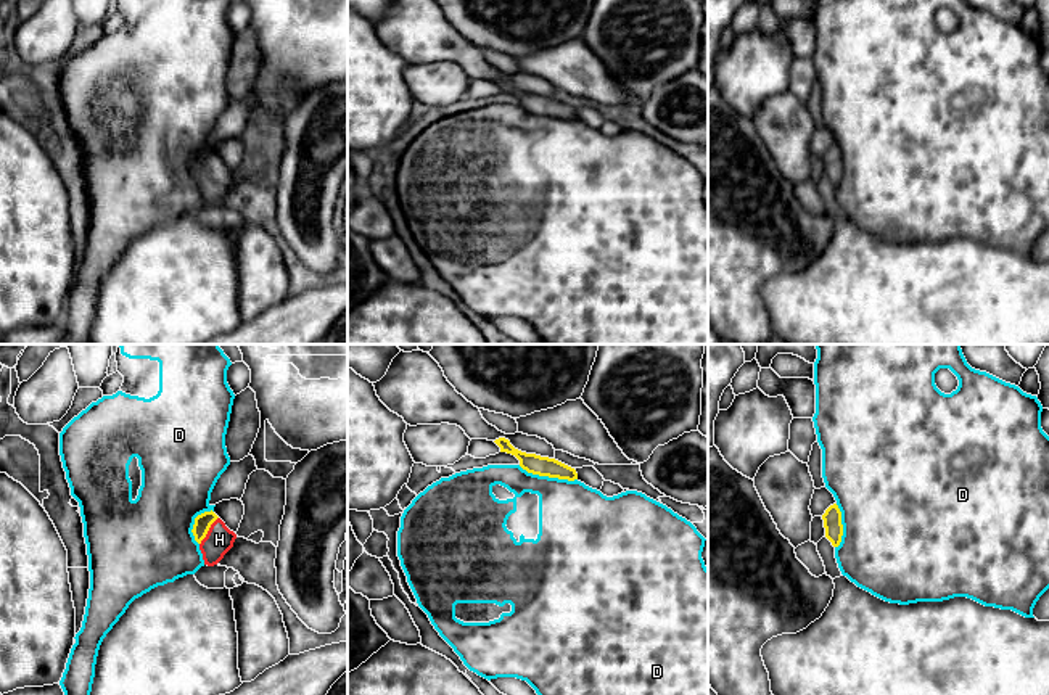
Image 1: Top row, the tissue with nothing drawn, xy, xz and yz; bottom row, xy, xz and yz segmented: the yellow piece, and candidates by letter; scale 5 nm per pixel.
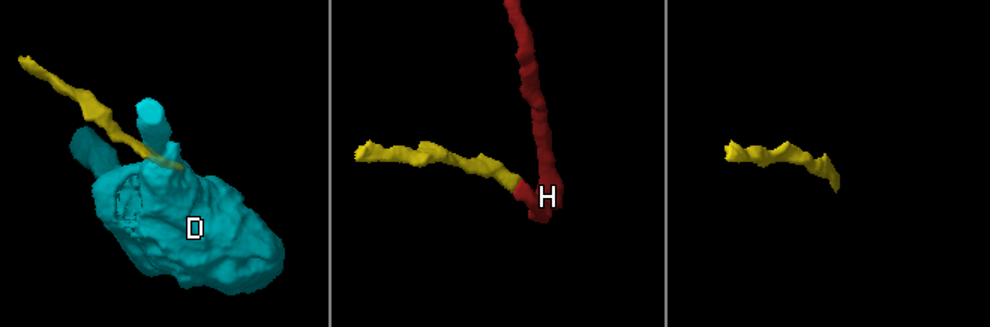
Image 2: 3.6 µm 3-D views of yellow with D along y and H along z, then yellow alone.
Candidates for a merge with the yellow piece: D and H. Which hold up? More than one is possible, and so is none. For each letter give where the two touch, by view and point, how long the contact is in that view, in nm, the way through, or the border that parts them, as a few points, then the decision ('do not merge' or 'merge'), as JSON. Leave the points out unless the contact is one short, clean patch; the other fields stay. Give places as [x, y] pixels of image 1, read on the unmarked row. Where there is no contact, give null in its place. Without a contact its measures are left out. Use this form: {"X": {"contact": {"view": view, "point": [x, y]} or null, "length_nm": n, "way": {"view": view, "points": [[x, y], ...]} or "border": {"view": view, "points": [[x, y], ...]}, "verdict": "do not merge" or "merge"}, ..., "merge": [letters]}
{"D": {"contact": {"view": "xz", "point": [547, 115]}, "length_nm": 300, "border": {"view": "xz", "points": [[518, 105], [533, 113], [576, 119]]}, "verdict": "do not merge"}, "H": {"contact": {"view": "xy", "point": [208, 169]}, "length_nm": 170, "way": {"view": "xy", "points": [[203, 161], [208, 169], [219, 179]]}, "verdict": "merge"}, "merge": ["H"]}

